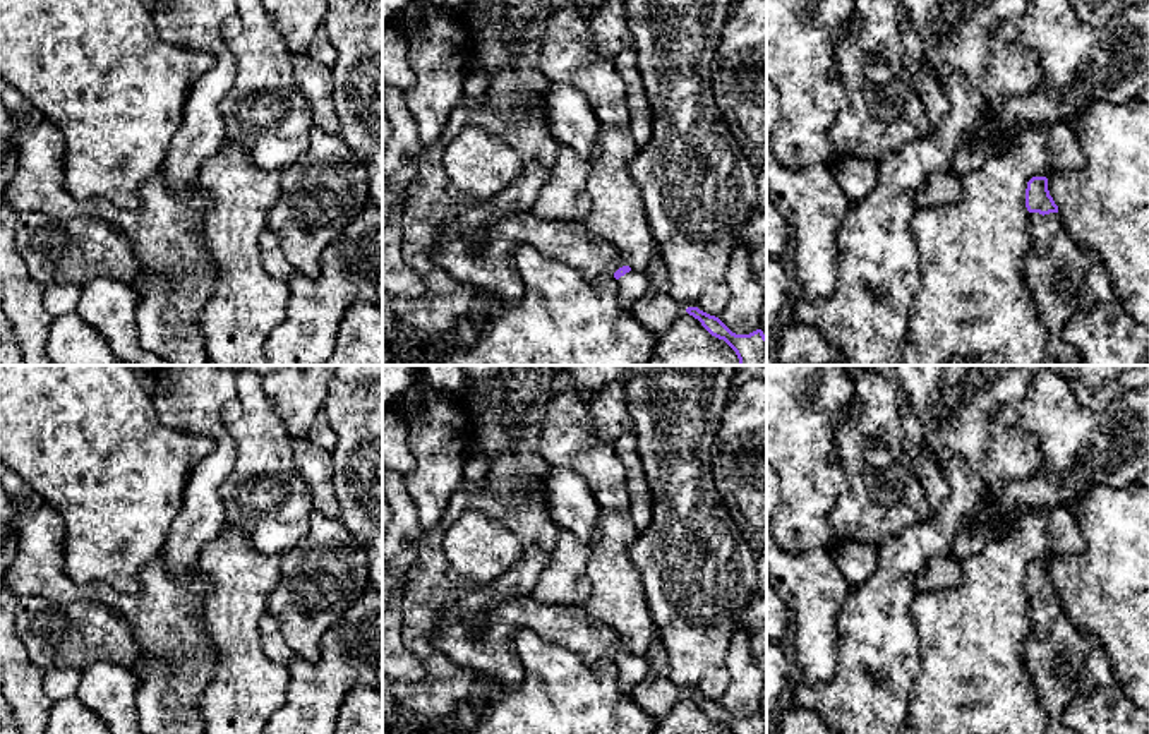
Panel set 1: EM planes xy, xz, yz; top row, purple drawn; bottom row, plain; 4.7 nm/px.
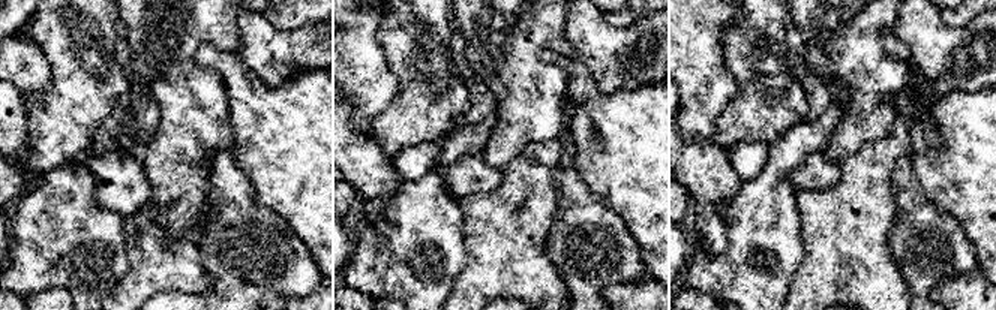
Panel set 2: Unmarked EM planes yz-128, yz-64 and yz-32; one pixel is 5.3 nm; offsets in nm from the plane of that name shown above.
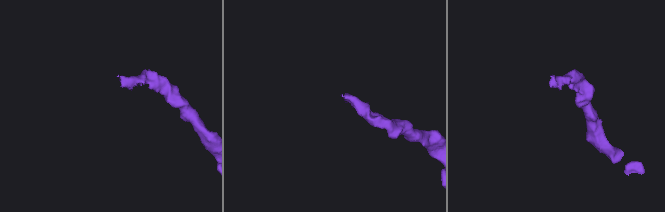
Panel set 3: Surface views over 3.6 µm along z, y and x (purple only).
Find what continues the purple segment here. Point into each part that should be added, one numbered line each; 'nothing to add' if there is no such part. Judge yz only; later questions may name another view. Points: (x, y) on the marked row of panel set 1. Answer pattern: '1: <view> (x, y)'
1: yz (1065, 276)

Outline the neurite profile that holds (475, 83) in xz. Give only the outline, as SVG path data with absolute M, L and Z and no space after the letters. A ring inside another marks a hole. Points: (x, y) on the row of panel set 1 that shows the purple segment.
M475 57L468 65L463 82L461 105L475 105L484 99L487 93L487 72Z

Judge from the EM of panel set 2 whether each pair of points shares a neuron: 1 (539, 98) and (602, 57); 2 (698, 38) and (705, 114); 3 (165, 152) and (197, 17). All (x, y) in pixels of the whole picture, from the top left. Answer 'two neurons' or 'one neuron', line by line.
1: two neurons
2: one neuron
3: one neuron

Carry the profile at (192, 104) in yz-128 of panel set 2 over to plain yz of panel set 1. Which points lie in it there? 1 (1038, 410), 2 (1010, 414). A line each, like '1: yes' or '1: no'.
1: no
2: no

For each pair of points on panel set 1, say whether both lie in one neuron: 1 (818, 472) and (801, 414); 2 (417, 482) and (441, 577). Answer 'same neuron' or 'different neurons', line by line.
1: same neuron
2: different neurons

